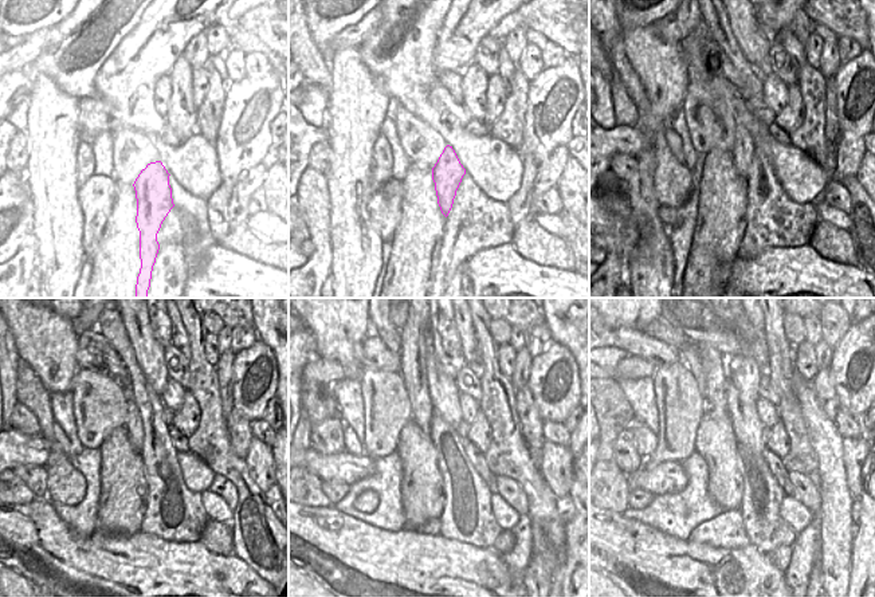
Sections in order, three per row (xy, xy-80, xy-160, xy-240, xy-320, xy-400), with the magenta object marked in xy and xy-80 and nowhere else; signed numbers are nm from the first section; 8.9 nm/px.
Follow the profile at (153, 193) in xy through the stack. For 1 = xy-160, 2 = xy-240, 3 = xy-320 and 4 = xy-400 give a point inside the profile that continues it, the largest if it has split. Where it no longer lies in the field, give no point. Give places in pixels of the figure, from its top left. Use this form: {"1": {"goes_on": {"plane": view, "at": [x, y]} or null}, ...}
{"1": {"goes_on": {"plane": "xy-160", "at": [742, 150]}}, "2": {"goes_on": {"plane": "xy-240", "at": [133, 424]}}, "3": {"goes_on": {"plane": "xy-320", "at": [412, 344]}}, "4": {"goes_on": {"plane": "xy-400", "at": [714, 365]}}}

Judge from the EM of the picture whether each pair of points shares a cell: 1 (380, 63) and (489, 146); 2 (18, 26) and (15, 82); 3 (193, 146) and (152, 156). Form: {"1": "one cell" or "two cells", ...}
{"1": "one cell", "2": "two cells", "3": "two cells"}

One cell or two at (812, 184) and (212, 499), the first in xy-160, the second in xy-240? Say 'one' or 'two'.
two

